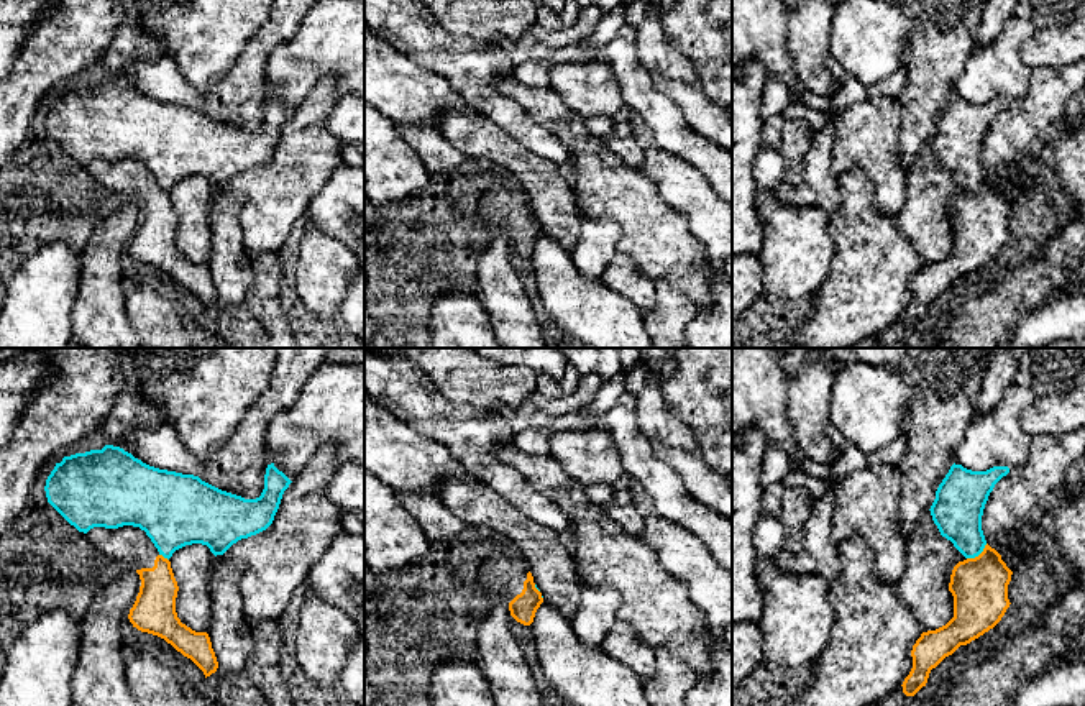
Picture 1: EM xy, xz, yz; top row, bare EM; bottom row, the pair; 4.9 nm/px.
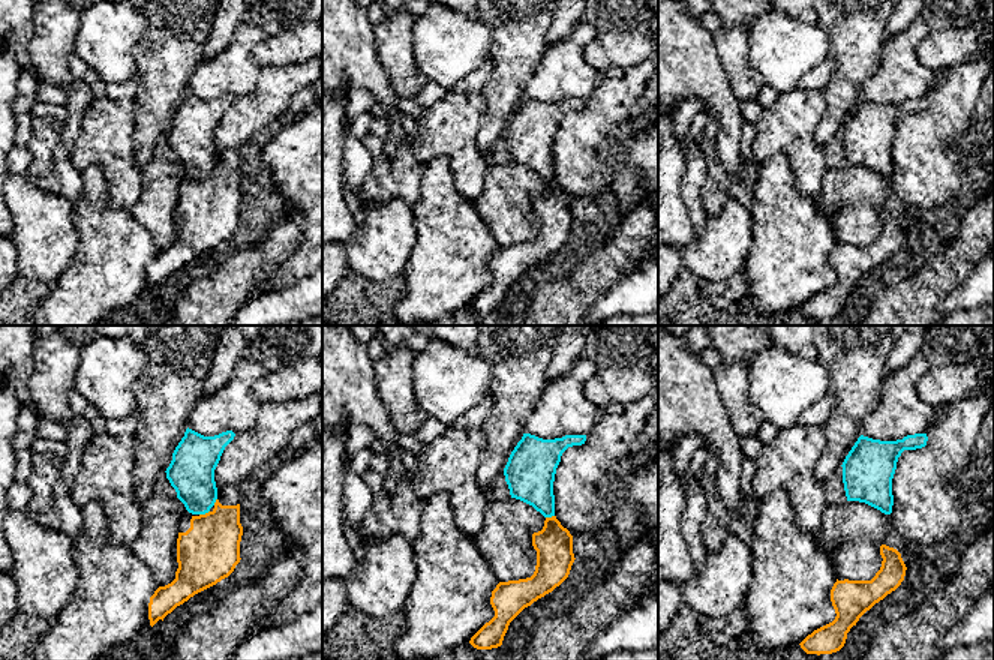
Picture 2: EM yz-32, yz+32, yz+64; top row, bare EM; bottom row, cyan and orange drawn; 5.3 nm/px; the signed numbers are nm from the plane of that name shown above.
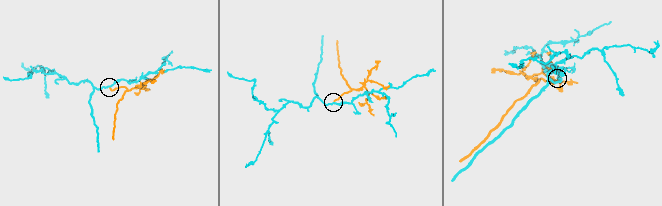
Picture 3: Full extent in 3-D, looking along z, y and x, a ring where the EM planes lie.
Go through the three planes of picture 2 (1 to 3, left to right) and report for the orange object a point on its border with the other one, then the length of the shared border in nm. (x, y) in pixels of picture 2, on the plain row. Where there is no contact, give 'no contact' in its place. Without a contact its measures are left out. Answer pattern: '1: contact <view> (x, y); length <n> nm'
1: contact yz-32 (204, 177); length 60 nm
2: contact yz+32 (549, 180); length 50 nm
3: no contact

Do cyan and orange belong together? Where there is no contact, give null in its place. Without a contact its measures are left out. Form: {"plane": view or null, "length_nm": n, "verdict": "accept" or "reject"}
{"plane": "yz", "length_nm": 130, "verdict": "reject"}

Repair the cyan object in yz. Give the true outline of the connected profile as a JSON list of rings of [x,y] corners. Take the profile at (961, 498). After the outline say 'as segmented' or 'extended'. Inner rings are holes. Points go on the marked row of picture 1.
[[[952,465],[936,491],[931,516],[942,537],[965,557],[978,557],[985,545],[982,516],[995,484],[1009,473],[1008,466],[972,471]]]; as segmented

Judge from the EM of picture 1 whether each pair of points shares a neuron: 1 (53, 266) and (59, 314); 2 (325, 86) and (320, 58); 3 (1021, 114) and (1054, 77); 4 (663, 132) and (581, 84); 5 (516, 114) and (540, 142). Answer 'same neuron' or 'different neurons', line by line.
1: same neuron
2: different neurons
3: same neuron
4: different neurons
5: same neuron

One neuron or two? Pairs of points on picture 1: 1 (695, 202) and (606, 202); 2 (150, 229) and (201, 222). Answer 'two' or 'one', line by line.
1: two
2: two

